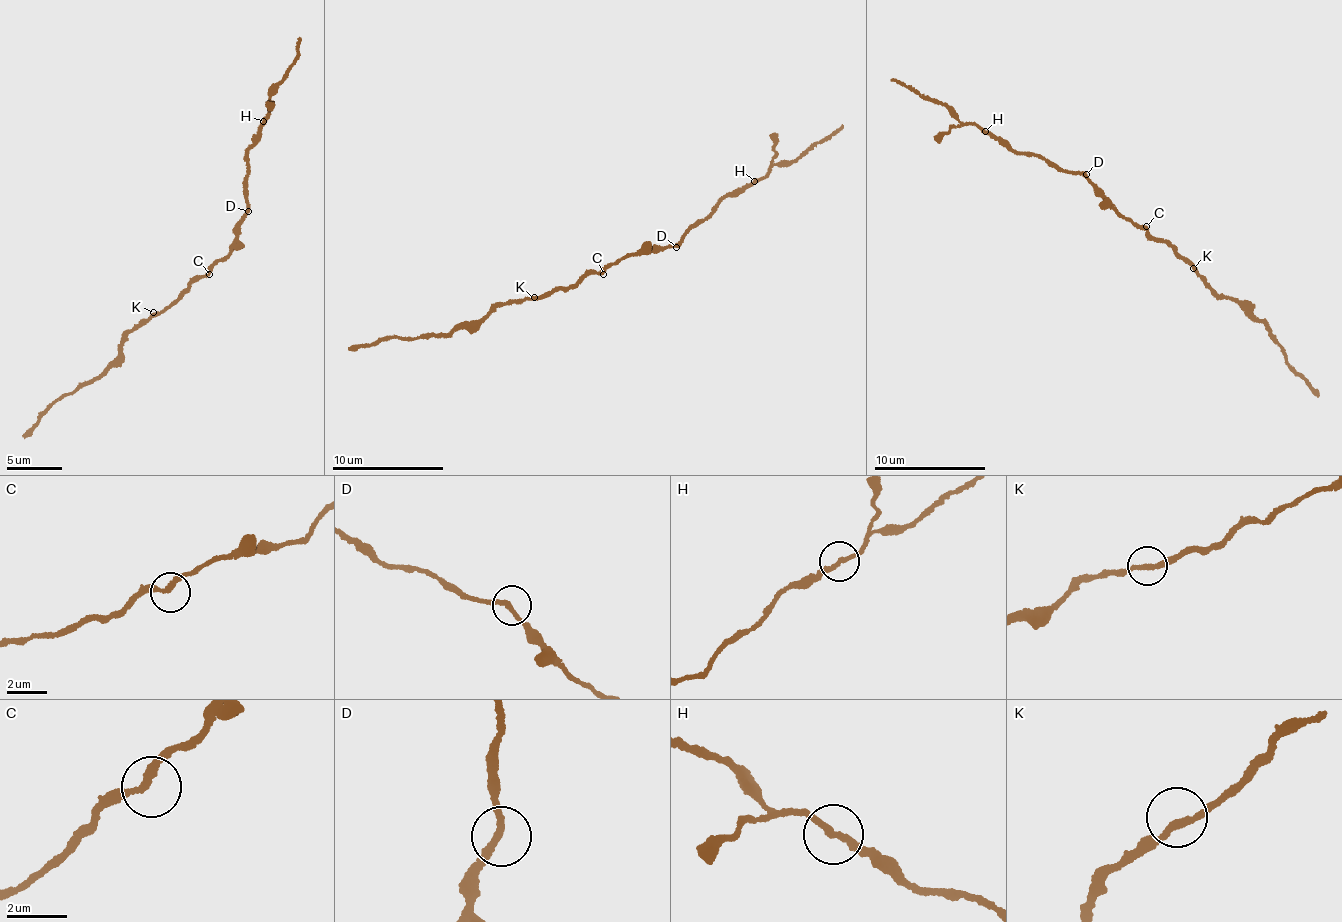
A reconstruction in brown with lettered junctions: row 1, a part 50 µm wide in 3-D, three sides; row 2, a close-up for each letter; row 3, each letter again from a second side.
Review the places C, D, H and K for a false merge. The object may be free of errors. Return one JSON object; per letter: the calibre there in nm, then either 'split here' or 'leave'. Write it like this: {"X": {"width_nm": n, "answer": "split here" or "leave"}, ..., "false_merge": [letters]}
{"C": {"width_nm": 240, "answer": "leave"}, "D": {"width_nm": 240, "answer": "leave"}, "H": {"width_nm": 240, "answer": "leave"}, "K": {"width_nm": 220, "answer": "leave"}, "false_merge": []}

